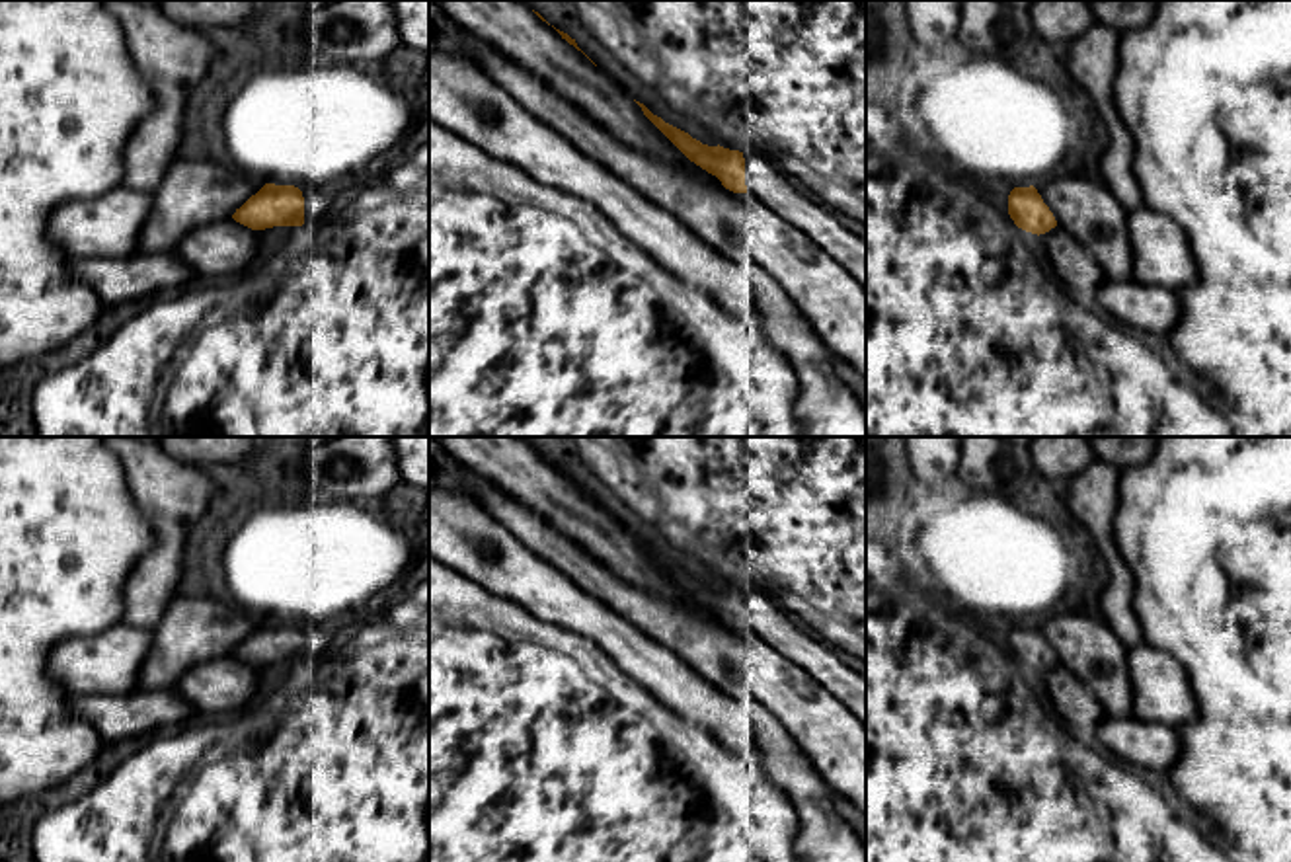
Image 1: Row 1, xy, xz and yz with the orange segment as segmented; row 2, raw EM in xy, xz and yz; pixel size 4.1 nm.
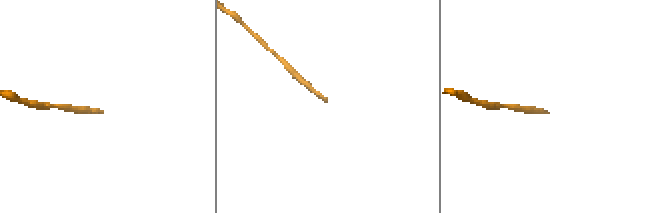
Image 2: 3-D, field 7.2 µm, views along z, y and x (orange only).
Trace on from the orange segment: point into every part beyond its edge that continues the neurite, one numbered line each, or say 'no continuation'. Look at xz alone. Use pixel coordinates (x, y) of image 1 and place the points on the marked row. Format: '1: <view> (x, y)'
1: xz (763, 180)

